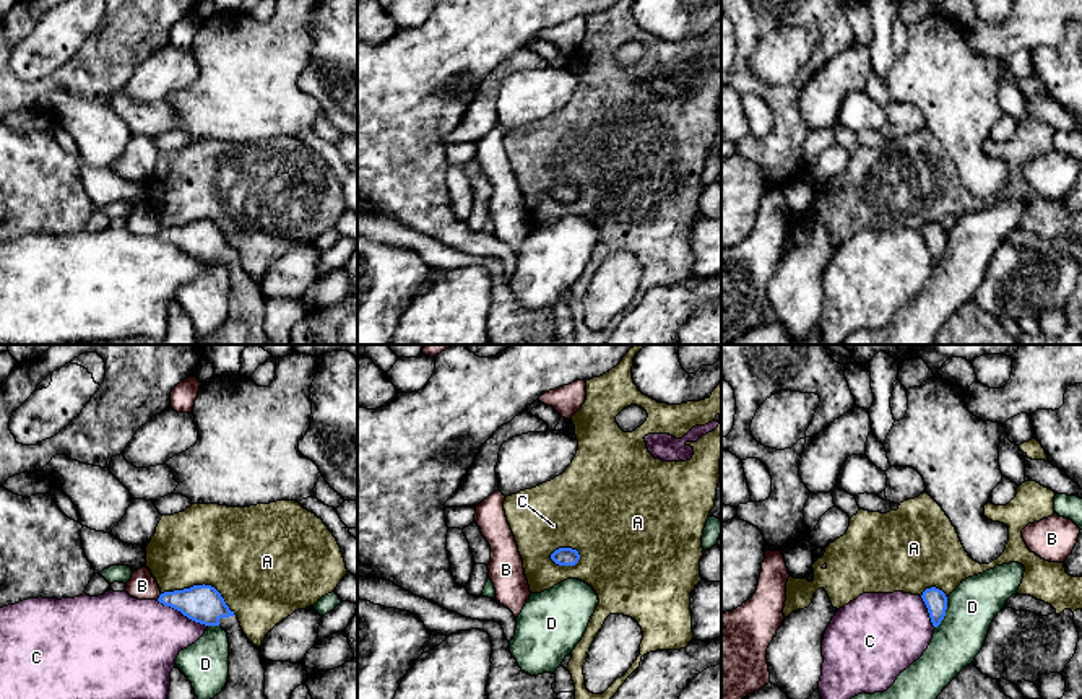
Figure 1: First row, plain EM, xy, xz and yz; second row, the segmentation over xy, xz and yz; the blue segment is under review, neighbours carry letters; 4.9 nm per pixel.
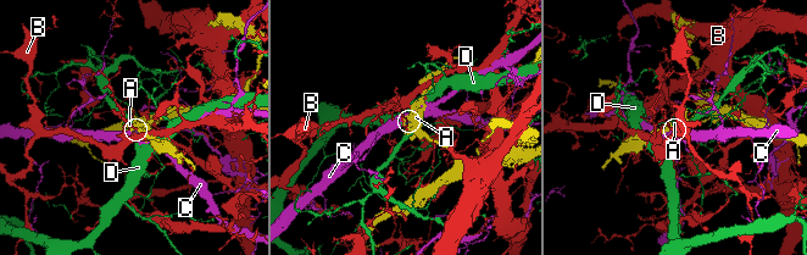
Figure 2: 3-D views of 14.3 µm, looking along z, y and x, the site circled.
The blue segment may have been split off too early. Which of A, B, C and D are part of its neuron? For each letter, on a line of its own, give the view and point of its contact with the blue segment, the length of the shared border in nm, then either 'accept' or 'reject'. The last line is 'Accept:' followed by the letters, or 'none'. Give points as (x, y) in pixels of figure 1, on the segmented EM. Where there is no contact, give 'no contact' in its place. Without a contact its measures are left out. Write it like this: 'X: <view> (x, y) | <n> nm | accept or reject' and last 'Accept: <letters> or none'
A: xy (202, 586) | 400 nm | reject
B: xy (160, 597) | 40 nm | reject
C: xy (182, 613) | 280 nm | reject
D: yz (944, 613) | 170 nm | reject
Accept: none

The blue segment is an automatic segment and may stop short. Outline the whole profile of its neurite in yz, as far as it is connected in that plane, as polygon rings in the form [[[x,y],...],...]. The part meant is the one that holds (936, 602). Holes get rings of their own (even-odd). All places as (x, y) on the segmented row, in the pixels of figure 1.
[[[931,587],[921,595],[934,627],[941,624],[947,610],[947,597],[942,590]]]

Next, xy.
[[[193,585],[184,590],[164,592],[158,598],[164,606],[180,611],[188,619],[205,626],[221,626],[229,639],[229,678],[213,699],[266,699],[265,666],[257,645],[244,634],[234,611],[211,585]]]

